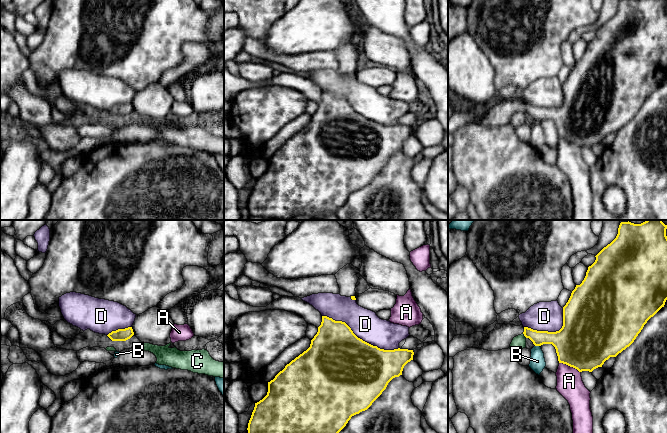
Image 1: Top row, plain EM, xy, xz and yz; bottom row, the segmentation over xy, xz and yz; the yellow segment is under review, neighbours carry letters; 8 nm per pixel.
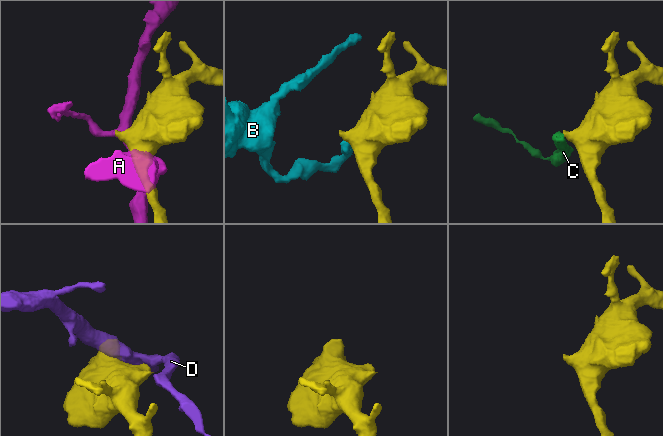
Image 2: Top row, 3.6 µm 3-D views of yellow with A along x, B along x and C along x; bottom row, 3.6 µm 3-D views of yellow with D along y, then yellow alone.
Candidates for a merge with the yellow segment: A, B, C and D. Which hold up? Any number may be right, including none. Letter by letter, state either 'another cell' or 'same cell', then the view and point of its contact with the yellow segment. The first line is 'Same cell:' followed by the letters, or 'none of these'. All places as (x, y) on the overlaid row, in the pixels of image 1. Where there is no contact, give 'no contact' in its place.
Same cell: none of these
A: another cell | yz (570, 366)
B: another cell | yz (537, 345)
C: another cell | yz (524, 335)
D: another cell | xz (359, 338)

